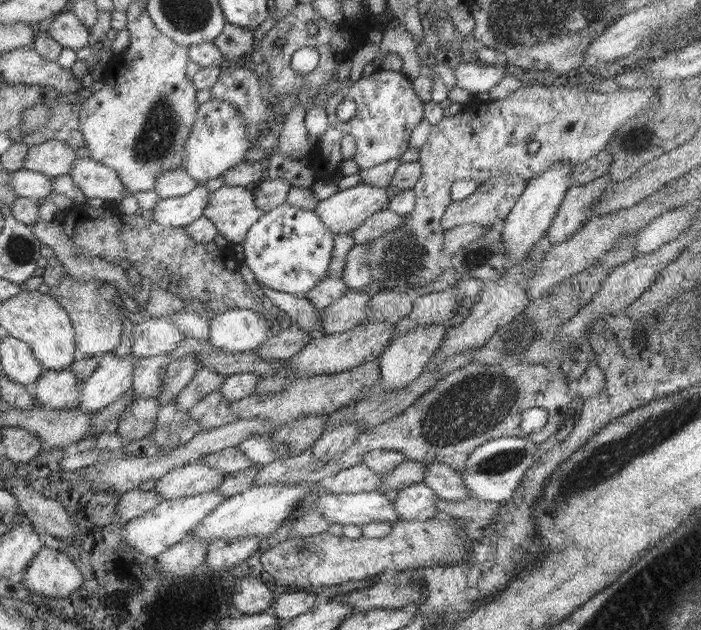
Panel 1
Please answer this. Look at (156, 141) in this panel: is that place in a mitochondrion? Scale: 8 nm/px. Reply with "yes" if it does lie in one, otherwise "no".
yes

